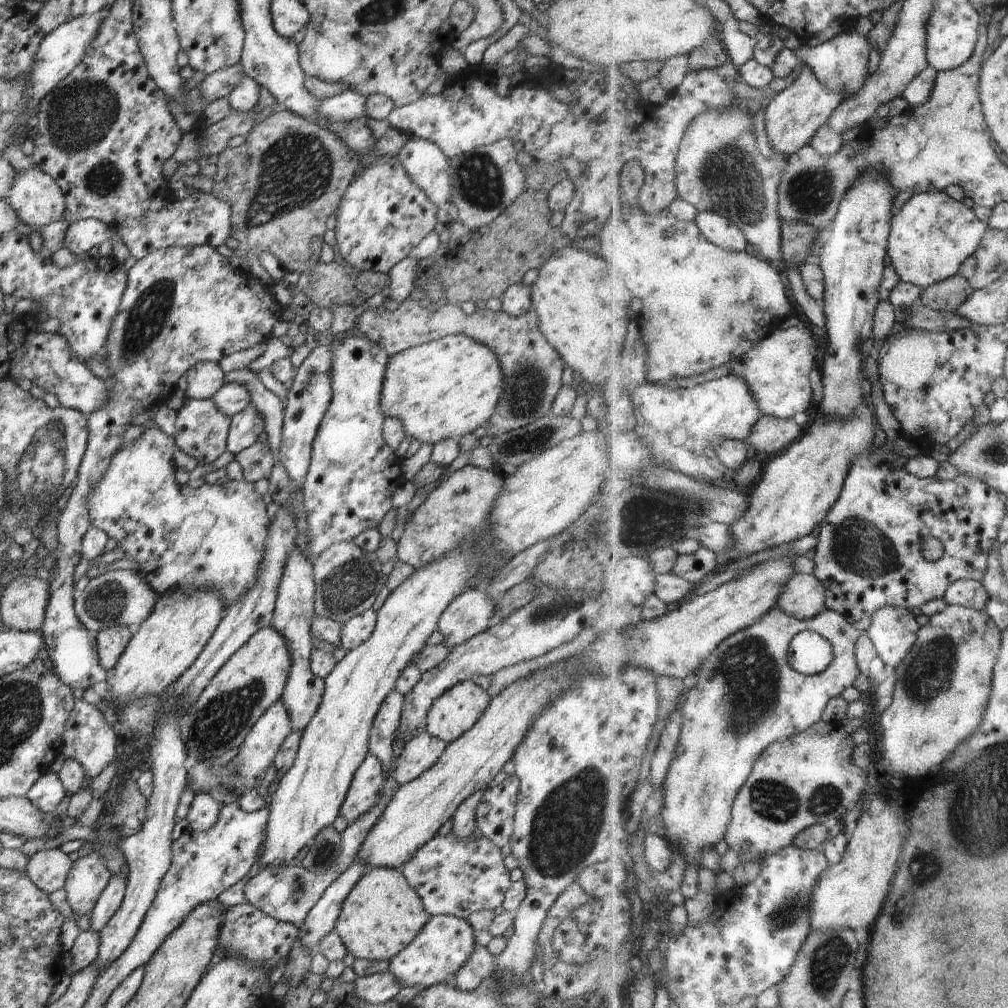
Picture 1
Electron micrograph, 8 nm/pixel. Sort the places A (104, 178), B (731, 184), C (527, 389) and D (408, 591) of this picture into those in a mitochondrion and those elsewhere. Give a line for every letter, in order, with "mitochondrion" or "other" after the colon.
A: mitochondrion
B: mitochondrion
C: mitochondrion
D: other

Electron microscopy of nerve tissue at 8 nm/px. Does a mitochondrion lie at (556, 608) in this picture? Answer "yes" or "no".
yes

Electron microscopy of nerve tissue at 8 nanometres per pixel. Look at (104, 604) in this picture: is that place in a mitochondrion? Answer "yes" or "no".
yes

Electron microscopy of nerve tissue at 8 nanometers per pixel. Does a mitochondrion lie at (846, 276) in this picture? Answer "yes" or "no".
no

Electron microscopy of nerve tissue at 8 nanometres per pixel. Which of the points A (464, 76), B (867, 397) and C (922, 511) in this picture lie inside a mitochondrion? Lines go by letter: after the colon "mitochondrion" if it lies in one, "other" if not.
A: other
B: other
C: other

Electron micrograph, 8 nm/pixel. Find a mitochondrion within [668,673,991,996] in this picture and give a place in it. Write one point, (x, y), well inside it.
(921, 870)

